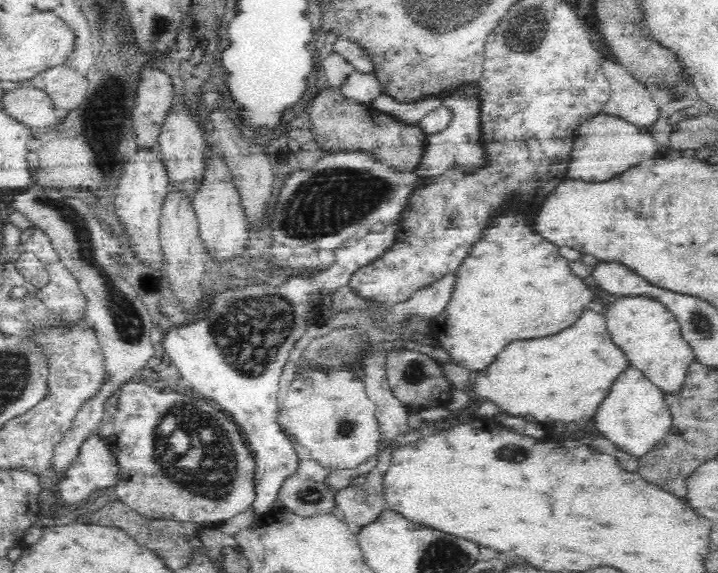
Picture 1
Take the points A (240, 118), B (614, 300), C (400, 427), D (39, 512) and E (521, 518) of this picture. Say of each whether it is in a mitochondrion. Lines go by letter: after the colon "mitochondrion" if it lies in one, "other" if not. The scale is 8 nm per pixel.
A: other
B: other
C: other
D: other
E: other

